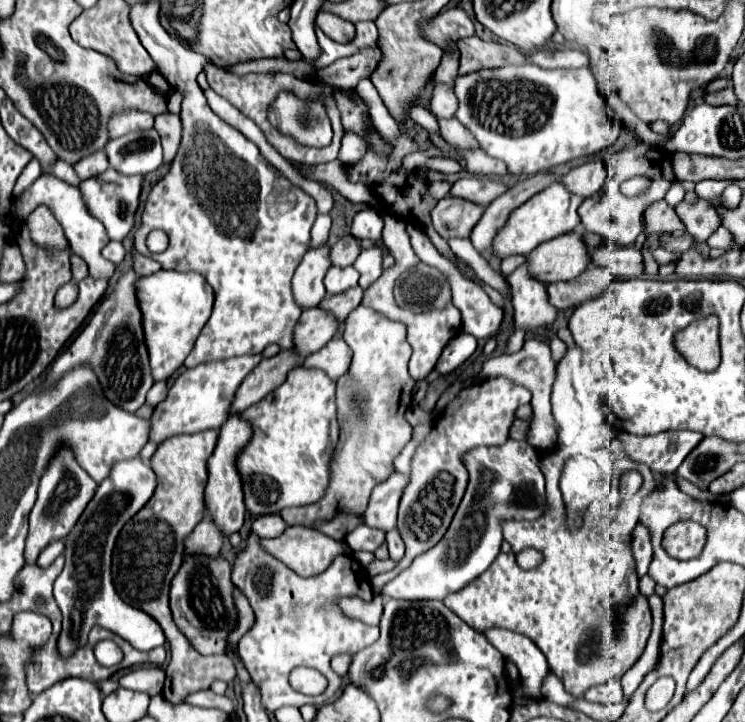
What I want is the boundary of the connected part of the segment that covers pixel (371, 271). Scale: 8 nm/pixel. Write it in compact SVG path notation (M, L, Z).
M379 246L363 250L353 266L361 274L359 286L369 288L383 274L383 250Z

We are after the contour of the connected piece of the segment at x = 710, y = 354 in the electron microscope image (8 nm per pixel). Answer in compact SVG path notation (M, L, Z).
M711 316L689 324L679 336L675 336L675 346L681 350L683 358L701 372L713 372L719 368L719 332L717 320Z

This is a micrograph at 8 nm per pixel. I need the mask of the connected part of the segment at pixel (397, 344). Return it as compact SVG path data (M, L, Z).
M361 304L347 316L343 338L353 350L353 360L347 374L337 382L341 436L331 460L329 492L319 504L285 508L281 516L287 526L311 528L317 522L331 522L339 514L339 500L363 500L365 512L371 490L393 472L393 460L411 440L413 428L403 416L411 406L415 384L407 372L411 358L407 326Z

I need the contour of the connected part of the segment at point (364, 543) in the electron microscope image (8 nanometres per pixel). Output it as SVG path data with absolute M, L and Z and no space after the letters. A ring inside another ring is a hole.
M361 522L353 532L345 536L345 542L353 552L365 550L365 552L375 552L383 542L385 542L385 532L379 528L371 528L365 522Z

